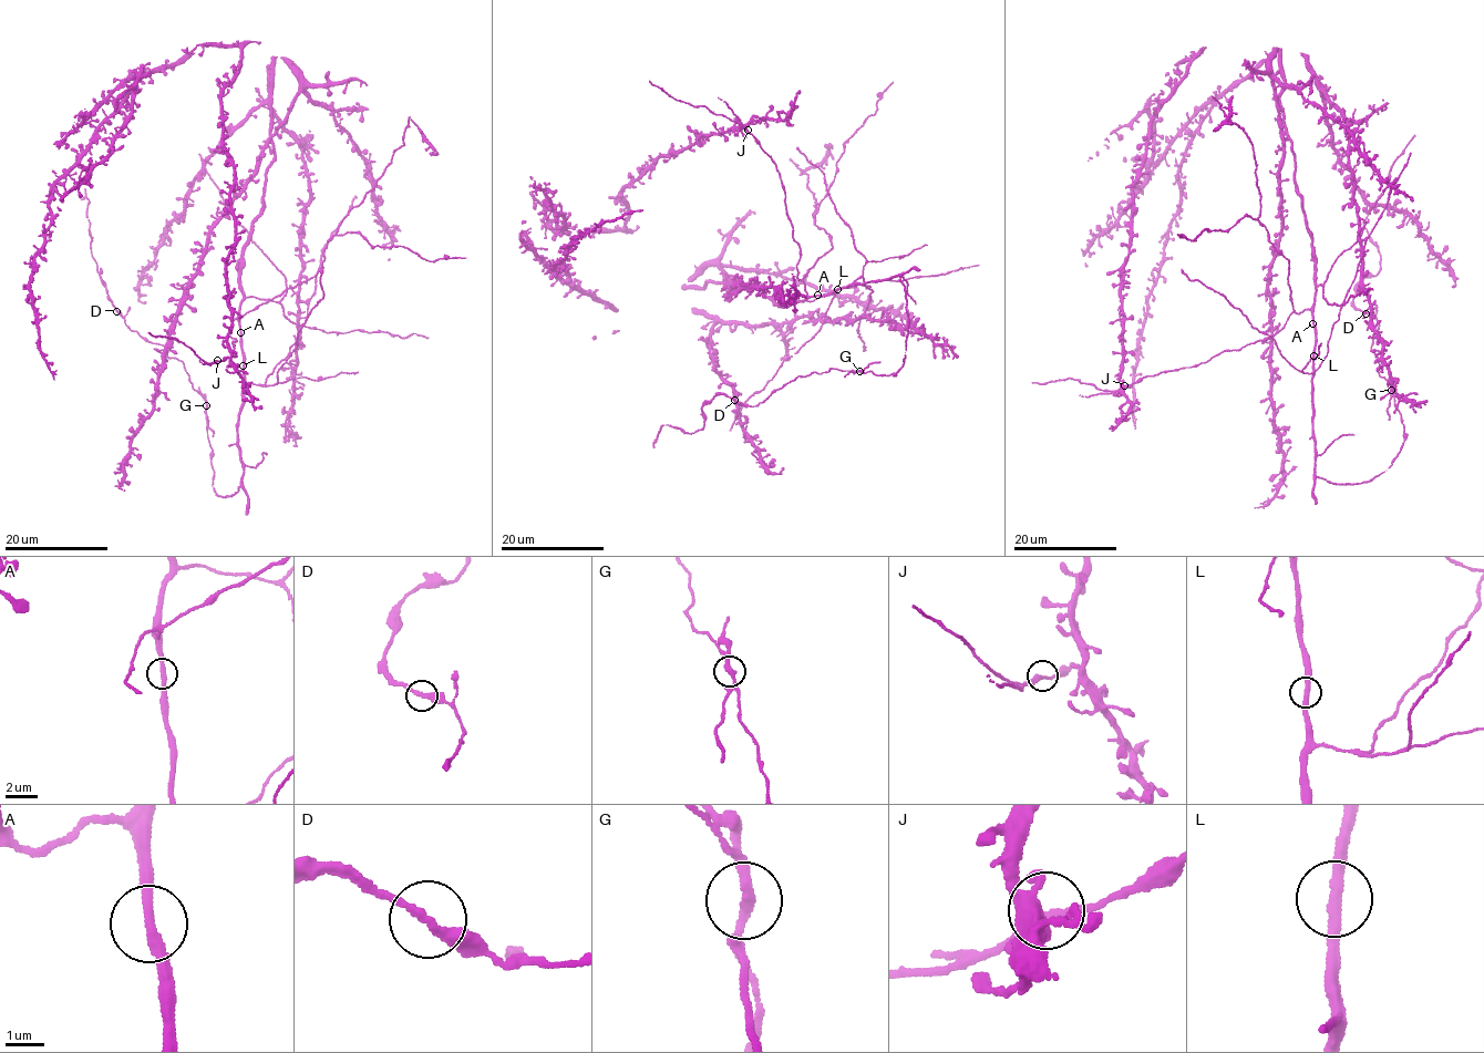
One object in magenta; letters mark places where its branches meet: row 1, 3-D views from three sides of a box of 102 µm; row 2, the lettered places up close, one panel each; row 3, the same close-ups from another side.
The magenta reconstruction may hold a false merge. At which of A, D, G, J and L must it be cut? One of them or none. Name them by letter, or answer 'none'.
G

